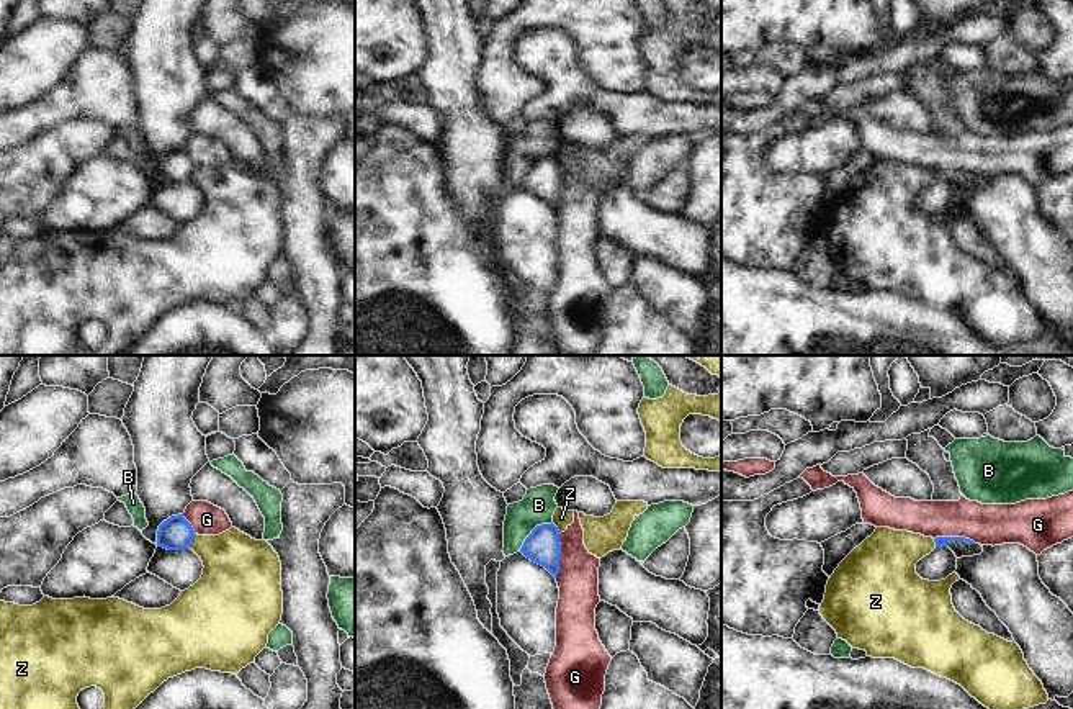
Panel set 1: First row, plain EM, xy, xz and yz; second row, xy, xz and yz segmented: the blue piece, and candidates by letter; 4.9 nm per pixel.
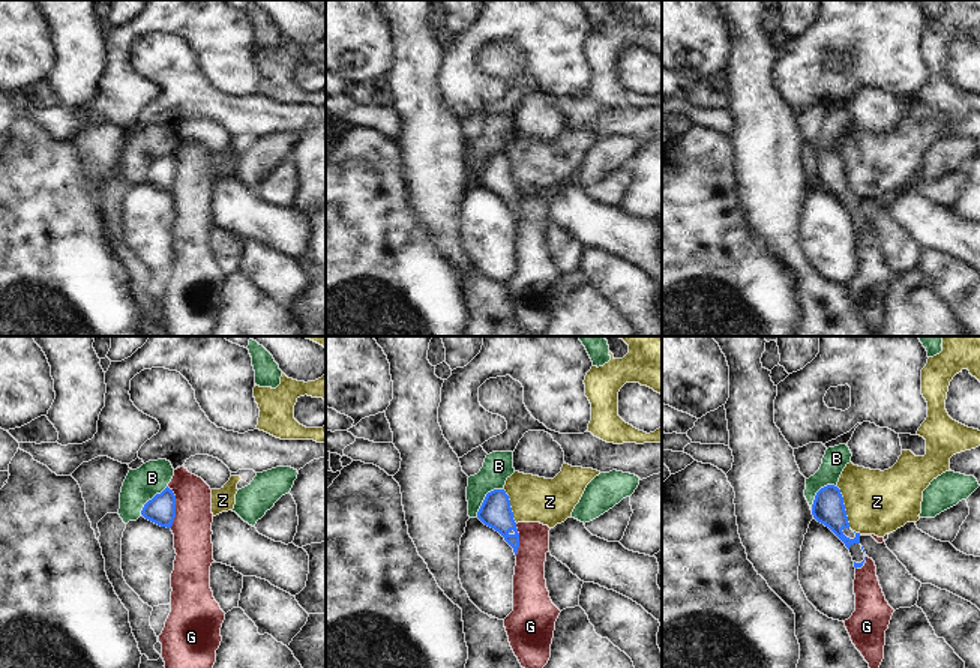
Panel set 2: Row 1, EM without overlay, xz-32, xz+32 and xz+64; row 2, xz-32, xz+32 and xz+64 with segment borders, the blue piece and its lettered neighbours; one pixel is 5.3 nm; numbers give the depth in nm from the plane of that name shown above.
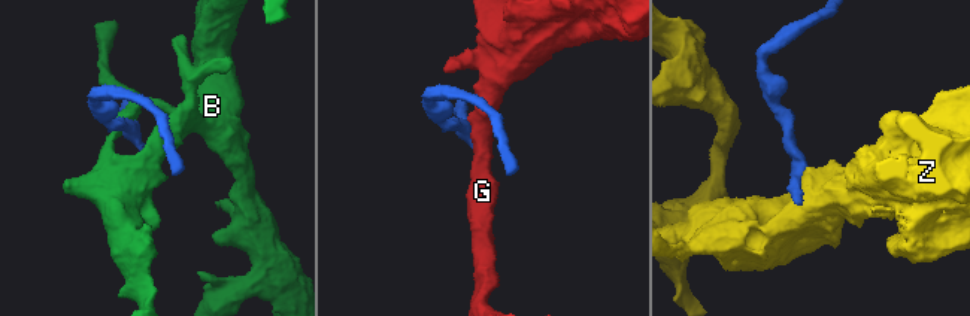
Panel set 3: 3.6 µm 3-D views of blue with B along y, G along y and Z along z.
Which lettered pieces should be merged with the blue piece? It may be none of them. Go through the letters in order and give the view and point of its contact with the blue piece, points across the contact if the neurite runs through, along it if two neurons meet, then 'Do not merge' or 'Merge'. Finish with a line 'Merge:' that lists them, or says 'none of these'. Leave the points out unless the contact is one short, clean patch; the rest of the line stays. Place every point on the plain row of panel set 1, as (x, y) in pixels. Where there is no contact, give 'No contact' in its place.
B: Touches blue at xz (532, 164). Do not merge
G: Touches blue at xz (560, 187). Boundary: xz (560, 167), (560, 205), (555, 210). Do not merge
Z: Touches blue at xy (192, 174). Do not merge
Merge: none of these

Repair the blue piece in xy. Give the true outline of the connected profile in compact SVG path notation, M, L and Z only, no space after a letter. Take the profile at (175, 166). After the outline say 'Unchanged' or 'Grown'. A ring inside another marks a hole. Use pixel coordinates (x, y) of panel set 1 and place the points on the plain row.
M183 147L172 149L159 159L157 180L182 183L191 178L195 164Z. Unchanged

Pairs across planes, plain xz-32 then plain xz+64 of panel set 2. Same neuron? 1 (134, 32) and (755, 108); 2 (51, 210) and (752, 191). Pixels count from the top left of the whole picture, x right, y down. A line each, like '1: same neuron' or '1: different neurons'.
1: different neurons
2: different neurons

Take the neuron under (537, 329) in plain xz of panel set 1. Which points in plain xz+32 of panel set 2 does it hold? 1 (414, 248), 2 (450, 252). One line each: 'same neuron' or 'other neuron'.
1: other neuron
2: same neuron

